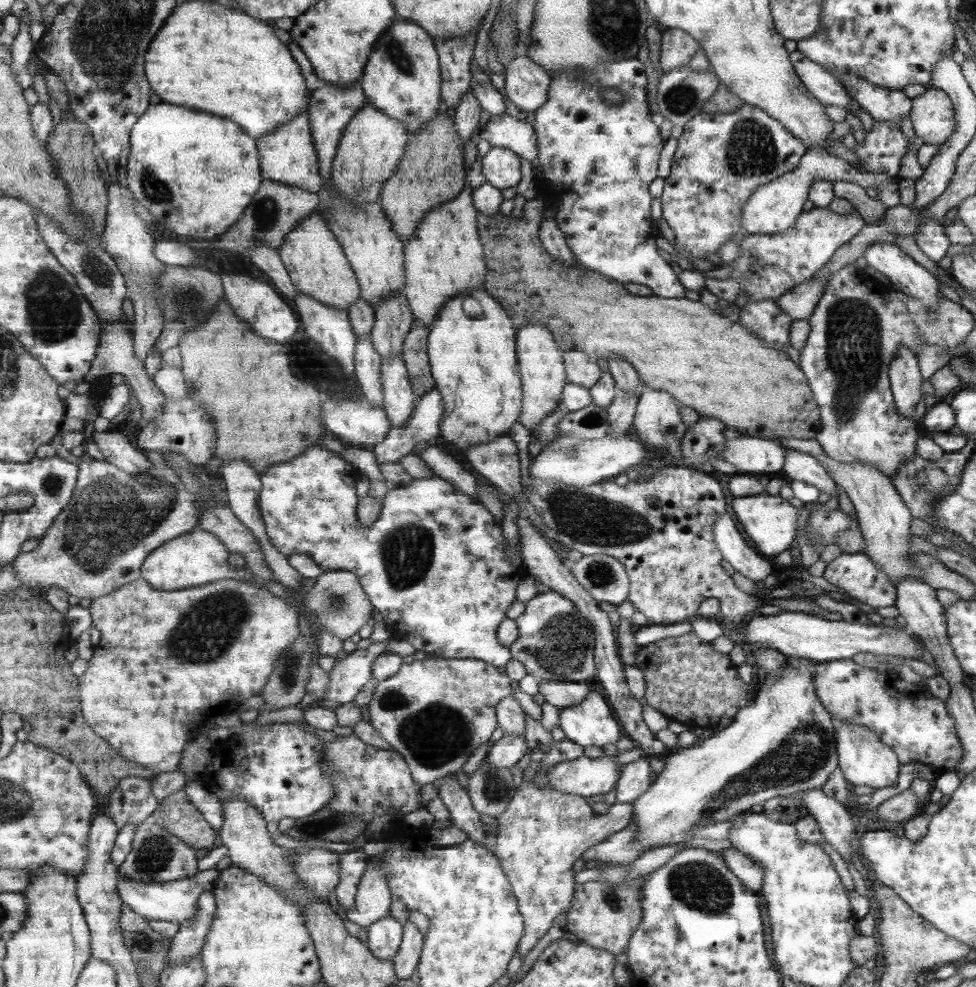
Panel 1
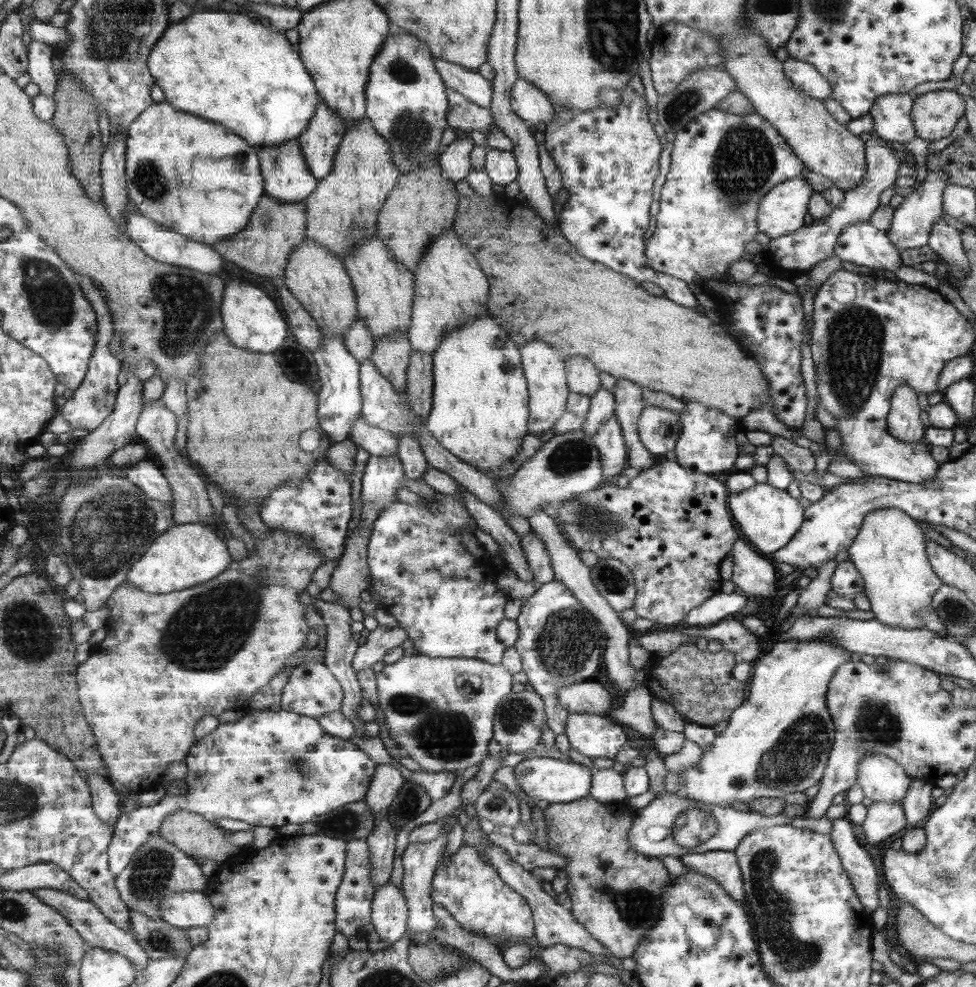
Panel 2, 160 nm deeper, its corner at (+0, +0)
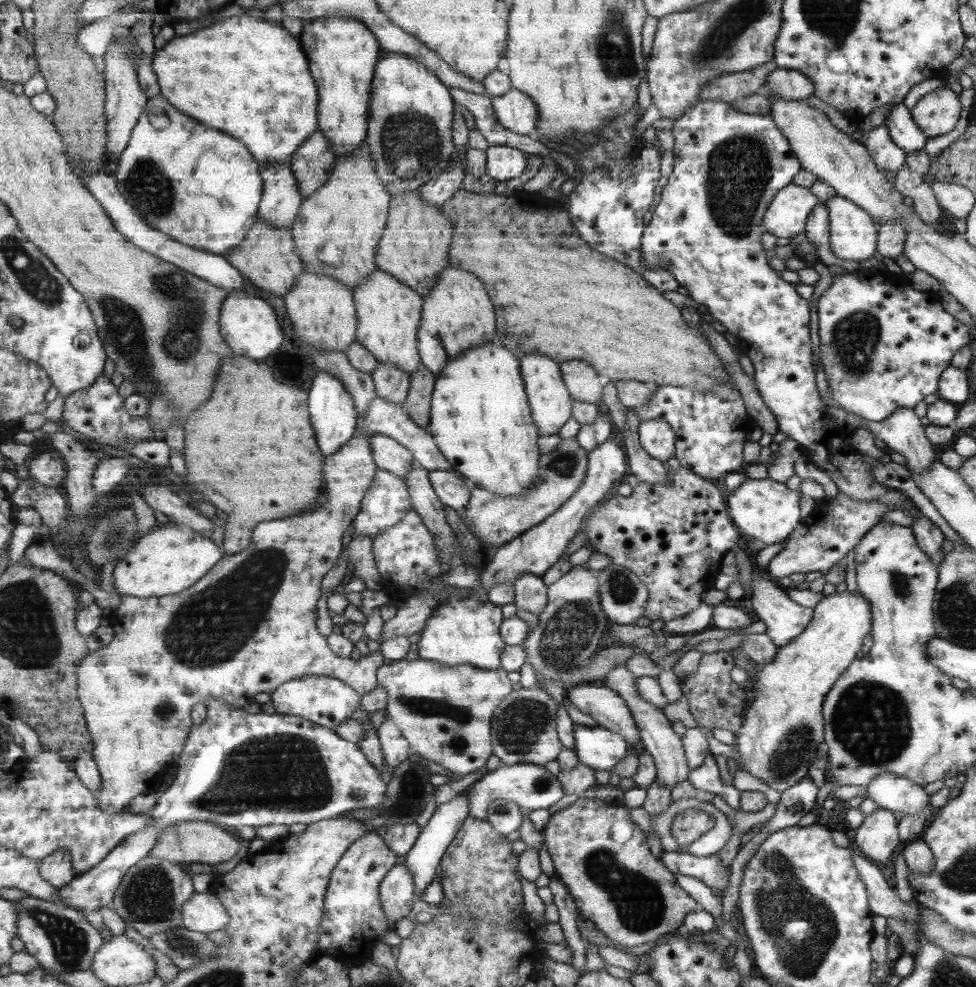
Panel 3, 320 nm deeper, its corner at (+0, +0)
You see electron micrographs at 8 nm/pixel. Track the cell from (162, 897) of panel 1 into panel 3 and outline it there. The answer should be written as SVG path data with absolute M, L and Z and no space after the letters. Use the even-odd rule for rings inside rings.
M195 893L184 906L184 926L189 930L211 934L228 928L232 922L225 905L213 893Z

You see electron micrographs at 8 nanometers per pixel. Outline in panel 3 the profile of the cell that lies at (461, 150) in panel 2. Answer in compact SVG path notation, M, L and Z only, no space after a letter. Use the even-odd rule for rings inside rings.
M459 159L455 161L450 162L449 168L443 174L436 176L420 188L420 196L427 204L442 208L462 188L465 172L463 172Z

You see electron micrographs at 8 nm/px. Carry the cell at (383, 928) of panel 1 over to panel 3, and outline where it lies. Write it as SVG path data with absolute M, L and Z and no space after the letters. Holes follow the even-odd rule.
M404 864L396 865L381 885L381 898L392 928L413 910L417 885L412 870Z

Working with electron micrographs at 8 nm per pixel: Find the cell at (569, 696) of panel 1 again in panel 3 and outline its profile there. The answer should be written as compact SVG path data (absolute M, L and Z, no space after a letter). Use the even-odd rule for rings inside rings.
M586 683L570 687L565 694L566 704L573 704L582 714L590 716L598 725L605 727L605 730L621 735L625 743L634 745L640 742L632 711L616 691Z

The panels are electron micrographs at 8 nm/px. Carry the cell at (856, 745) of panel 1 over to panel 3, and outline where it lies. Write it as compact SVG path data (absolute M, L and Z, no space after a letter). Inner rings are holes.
M882 772L862 789L865 798L898 817L929 813L930 801L924 788L892 772Z

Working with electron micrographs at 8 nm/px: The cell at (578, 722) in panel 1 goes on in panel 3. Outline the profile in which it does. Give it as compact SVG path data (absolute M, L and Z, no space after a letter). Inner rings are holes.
M574 726L573 751L578 763L595 770L613 770L627 754L627 743L605 728Z

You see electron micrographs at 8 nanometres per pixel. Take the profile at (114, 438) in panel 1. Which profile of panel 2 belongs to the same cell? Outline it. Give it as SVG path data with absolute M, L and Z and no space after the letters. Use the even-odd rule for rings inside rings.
M150 458L137 462L125 468L126 477L141 487L149 498L157 502L164 502L174 509L174 492L169 479L165 476L161 466L153 463Z

